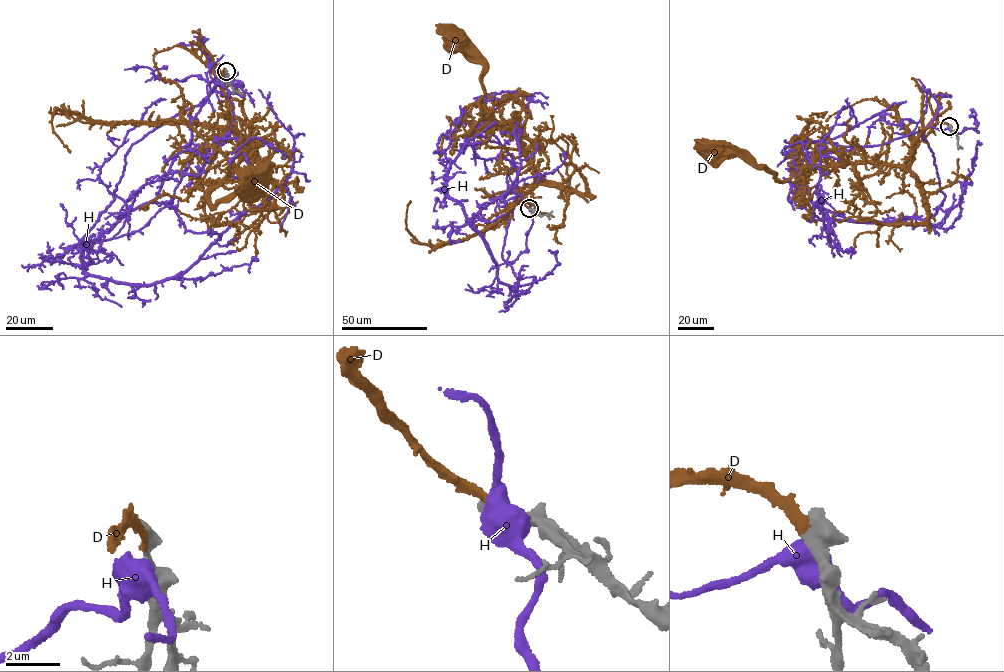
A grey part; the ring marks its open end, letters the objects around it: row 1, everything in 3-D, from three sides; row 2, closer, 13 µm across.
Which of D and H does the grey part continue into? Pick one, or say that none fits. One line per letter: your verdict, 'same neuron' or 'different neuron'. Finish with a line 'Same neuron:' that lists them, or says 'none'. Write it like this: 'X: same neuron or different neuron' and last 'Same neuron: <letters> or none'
D: same neuron
H: different neuron
Same neuron: D

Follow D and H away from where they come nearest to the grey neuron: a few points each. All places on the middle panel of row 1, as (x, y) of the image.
D: (529, 208), (519, 194), (525, 186), (534, 184), (535, 168), (510, 132), (482, 119), (483, 65), (454, 35)
H: (531, 209), (516, 197), (512, 289), (474, 218), (516, 179), (529, 98), (474, 98)

